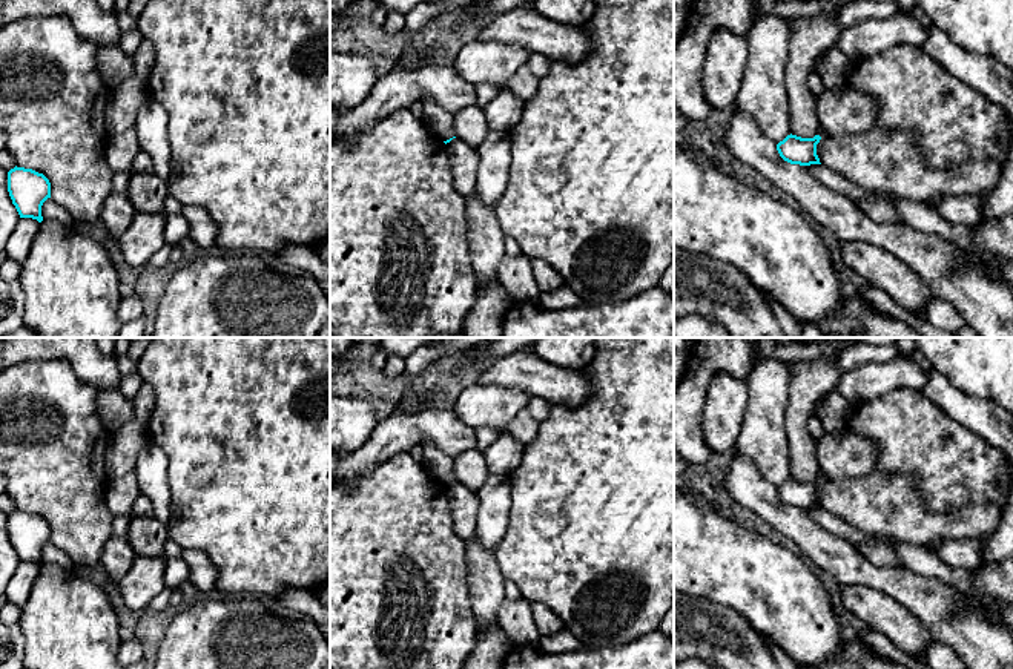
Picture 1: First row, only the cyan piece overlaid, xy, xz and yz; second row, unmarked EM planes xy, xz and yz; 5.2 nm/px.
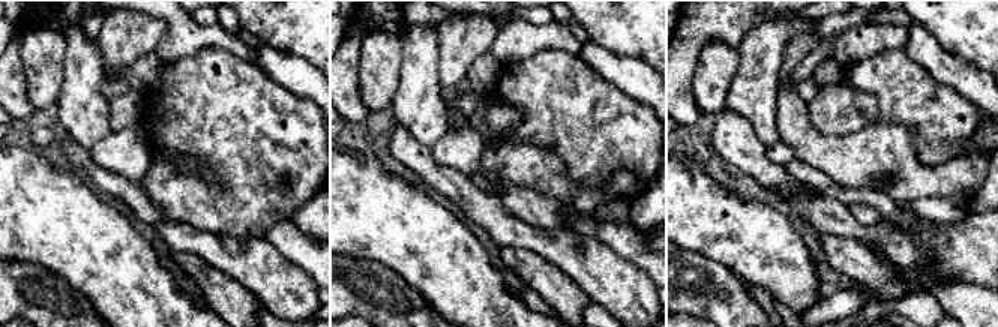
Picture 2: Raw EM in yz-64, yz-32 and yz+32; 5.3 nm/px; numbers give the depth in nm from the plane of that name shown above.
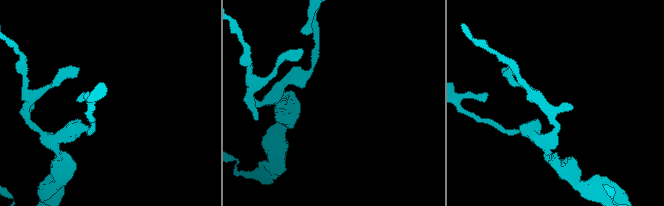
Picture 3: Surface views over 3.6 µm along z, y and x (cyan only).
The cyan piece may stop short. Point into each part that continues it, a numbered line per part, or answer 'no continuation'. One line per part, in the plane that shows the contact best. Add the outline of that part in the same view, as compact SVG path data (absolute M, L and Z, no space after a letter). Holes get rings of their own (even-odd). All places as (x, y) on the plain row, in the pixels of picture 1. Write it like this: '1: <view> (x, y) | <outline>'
no continuation

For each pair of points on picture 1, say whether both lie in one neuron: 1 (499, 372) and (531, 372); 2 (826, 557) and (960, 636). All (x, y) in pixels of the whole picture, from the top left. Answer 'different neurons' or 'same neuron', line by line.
1: same neuron
2: same neuron

